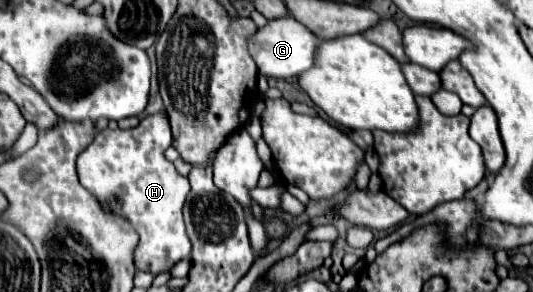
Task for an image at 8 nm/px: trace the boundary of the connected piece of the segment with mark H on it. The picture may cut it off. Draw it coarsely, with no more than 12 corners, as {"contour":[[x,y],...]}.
{"contour":[[169,118],[101,130],[81,184],[139,234],[137,270],[191,254]]}

